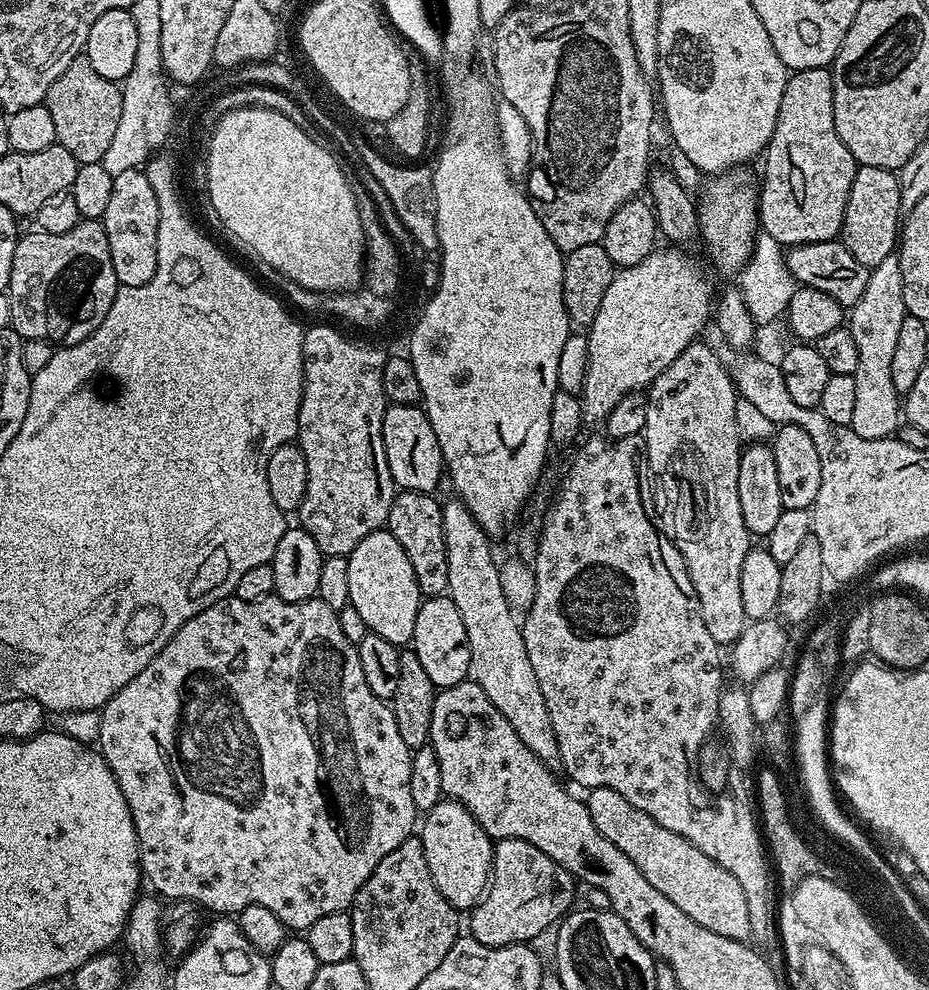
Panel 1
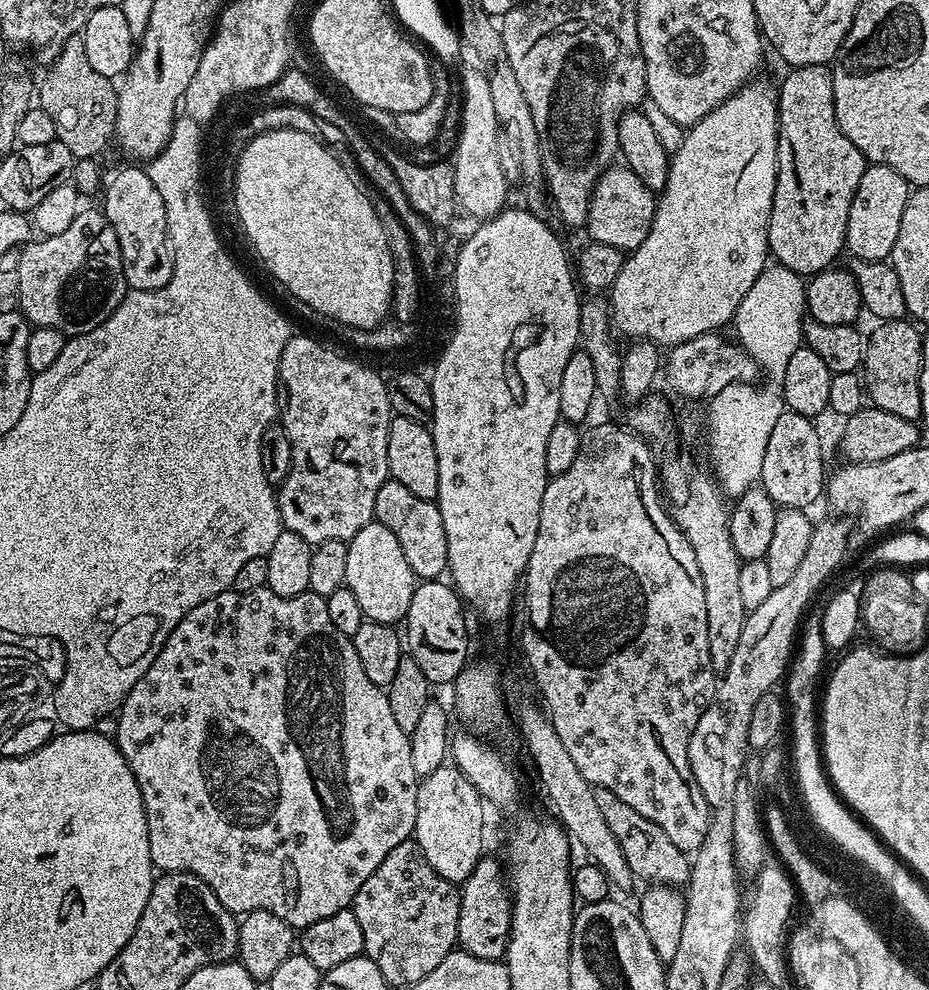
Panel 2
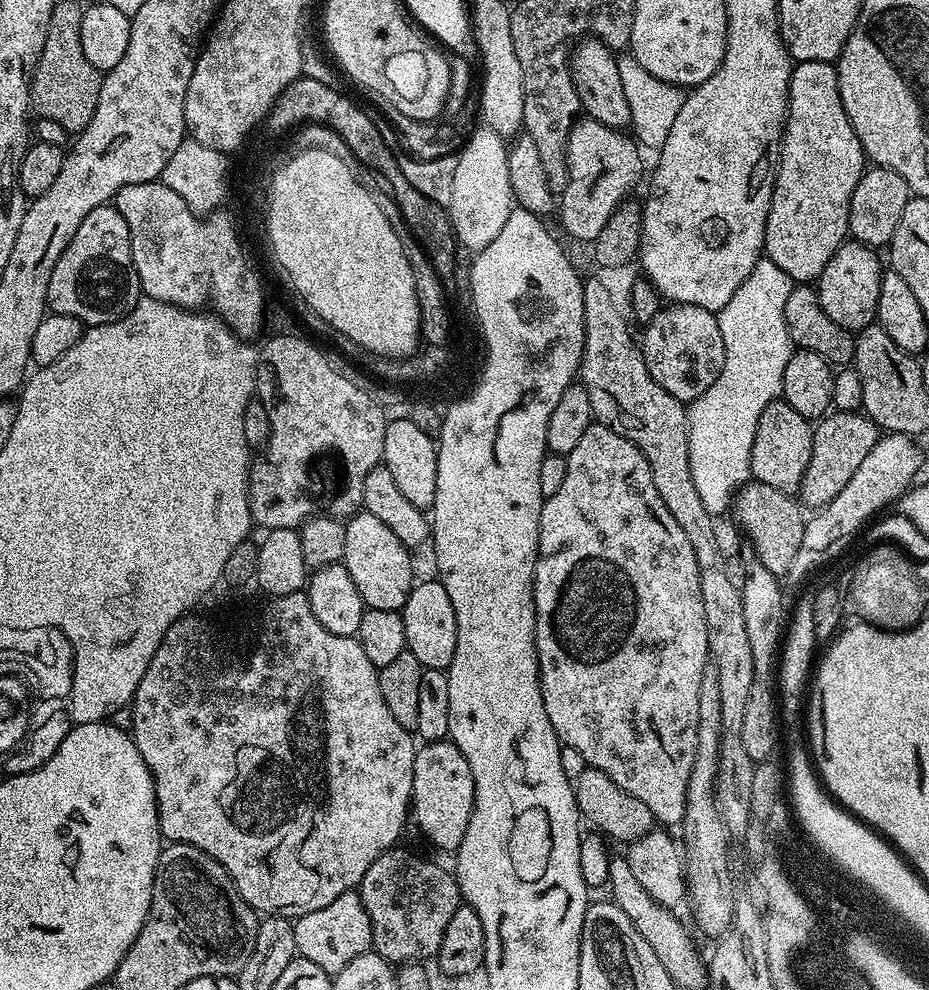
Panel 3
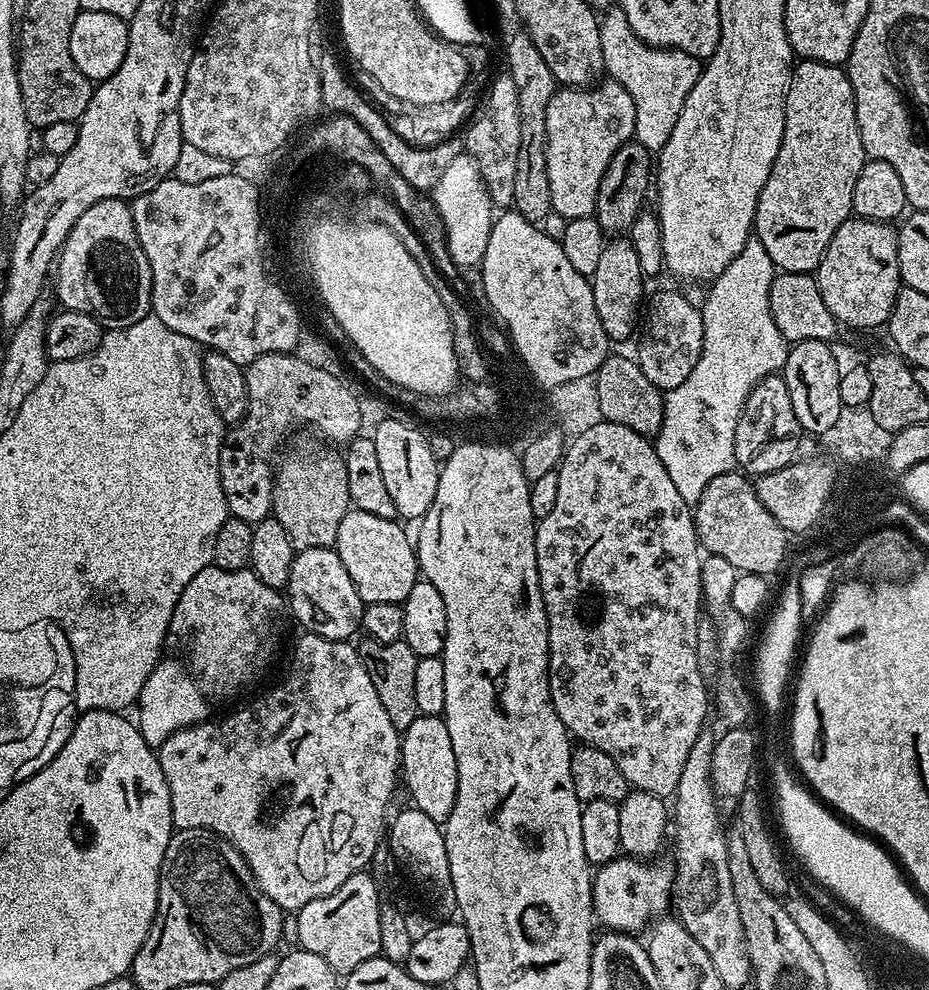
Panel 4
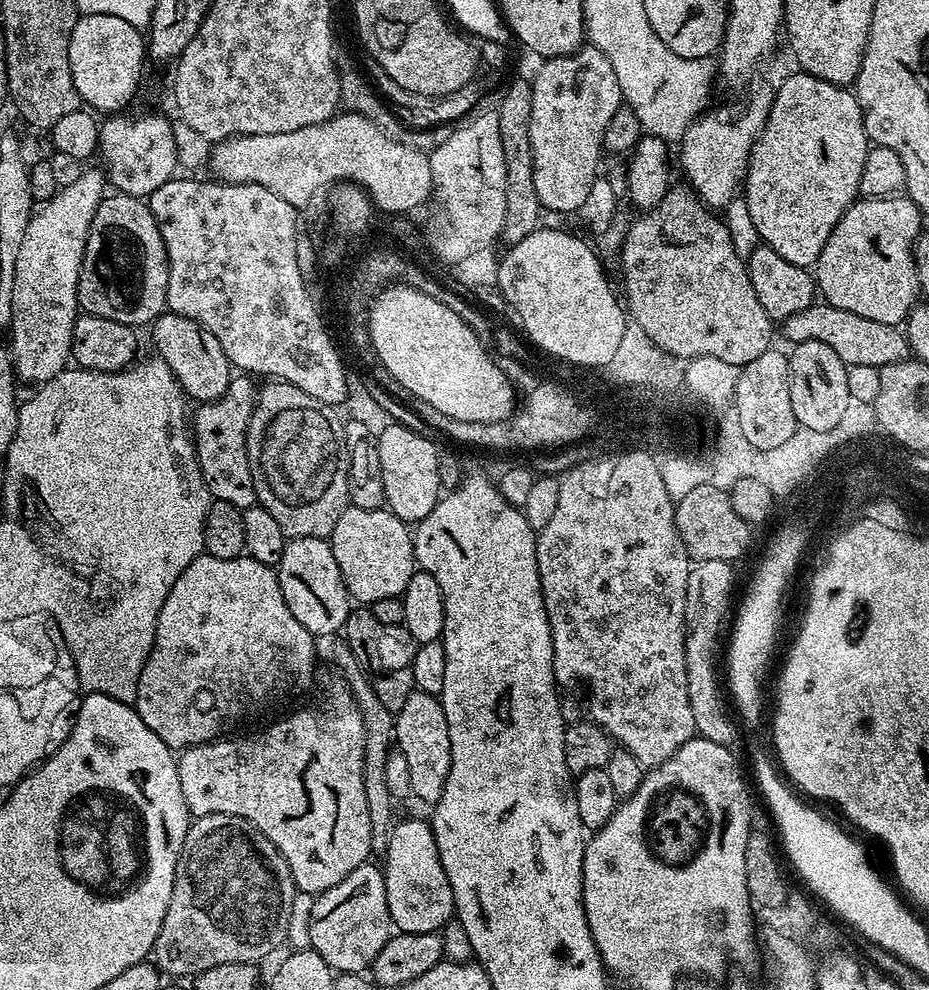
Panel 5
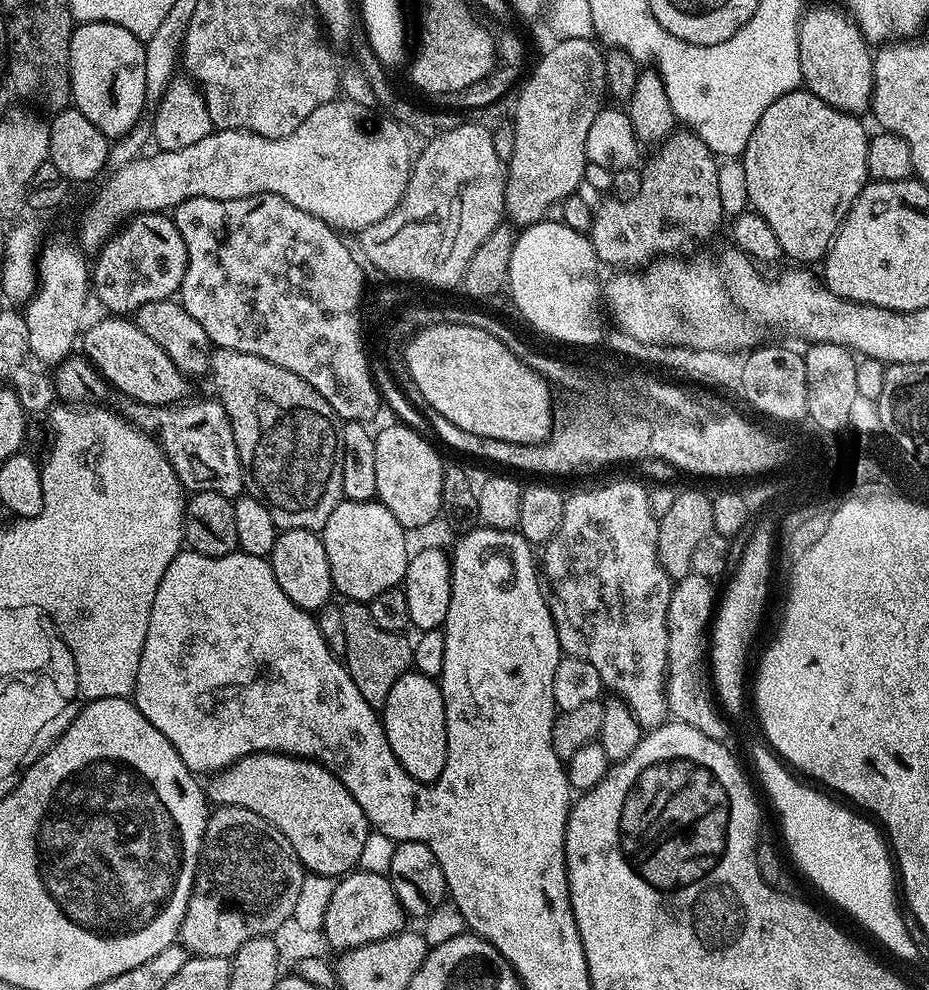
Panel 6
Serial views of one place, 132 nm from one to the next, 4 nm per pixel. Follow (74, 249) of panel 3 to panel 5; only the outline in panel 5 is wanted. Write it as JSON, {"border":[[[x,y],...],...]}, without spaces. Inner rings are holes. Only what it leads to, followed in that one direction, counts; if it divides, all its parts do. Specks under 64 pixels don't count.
{"border":[[[108,194],[98,206],[98,214],[94,214],[94,222],[90,222],[90,234],[86,238],[86,254],[82,258],[78,278],[78,302],[81,313],[110,318],[129,326],[151,325],[165,311],[168,302],[168,255],[158,222],[154,222],[154,214],[141,197]]]}

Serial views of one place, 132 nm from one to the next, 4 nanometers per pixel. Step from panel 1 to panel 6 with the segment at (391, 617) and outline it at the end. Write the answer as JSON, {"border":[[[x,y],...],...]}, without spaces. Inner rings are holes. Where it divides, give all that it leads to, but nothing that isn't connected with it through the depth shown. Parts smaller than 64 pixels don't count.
{"border":[[[341,500],[322,529],[333,589],[348,600],[367,602],[382,594],[382,590],[403,585],[410,555],[404,536],[406,530],[384,504],[376,500]]]}

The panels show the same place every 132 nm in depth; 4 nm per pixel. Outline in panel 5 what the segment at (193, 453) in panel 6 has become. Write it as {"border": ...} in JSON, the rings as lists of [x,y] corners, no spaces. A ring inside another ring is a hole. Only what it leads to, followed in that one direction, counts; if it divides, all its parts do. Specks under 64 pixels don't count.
{"border":[[[236,374],[233,375],[226,394],[208,404],[199,405],[190,420],[192,443],[196,445],[196,454],[208,493],[212,495],[213,500],[230,502],[241,510],[256,504],[256,491],[248,465],[246,441],[257,399],[257,381],[251,375]]]}

